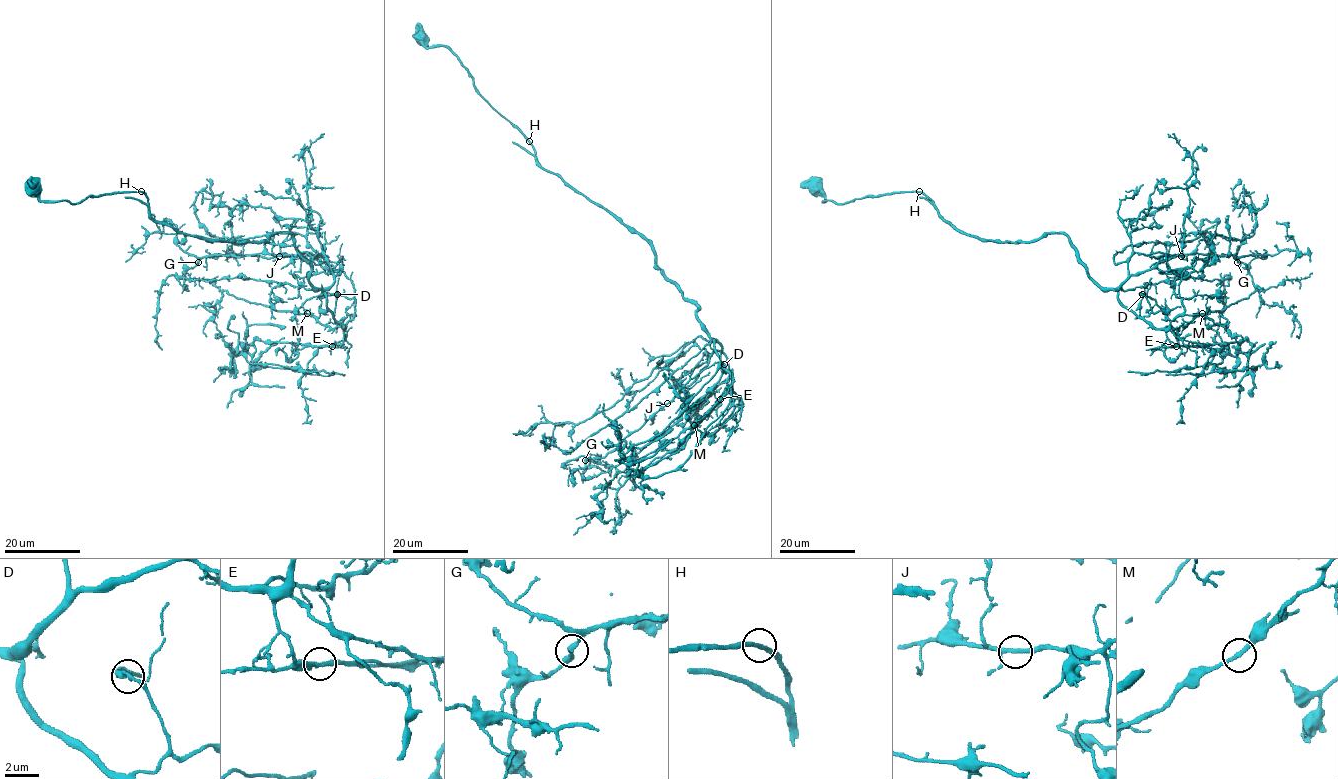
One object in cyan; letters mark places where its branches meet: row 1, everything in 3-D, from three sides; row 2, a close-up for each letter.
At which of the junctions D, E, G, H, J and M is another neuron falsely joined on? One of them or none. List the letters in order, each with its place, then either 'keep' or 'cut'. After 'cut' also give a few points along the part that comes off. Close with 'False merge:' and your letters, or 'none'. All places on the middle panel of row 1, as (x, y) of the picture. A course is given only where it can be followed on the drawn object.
D: (724, 364) | keep
E: (720, 399) | cut | (720, 398), (677, 451), (635, 475), (622, 456), (678, 415), (716, 372), (720, 350)
G: (585, 460) | keep
H: (529, 141) | keep
J: (667, 403) | keep
M: (694, 425) | keep
False merge: E

